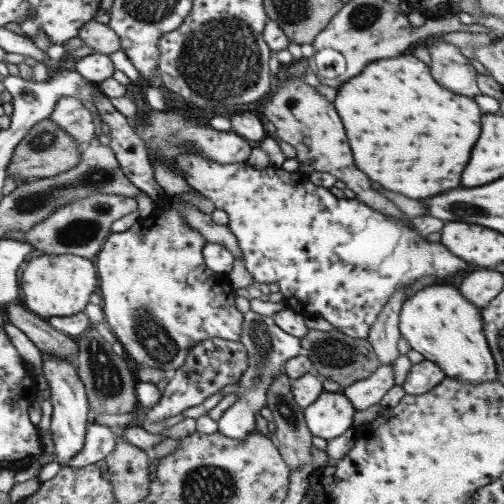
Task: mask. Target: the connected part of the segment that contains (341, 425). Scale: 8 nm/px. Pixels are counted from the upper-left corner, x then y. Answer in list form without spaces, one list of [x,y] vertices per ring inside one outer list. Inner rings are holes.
[[[343,390],[322,391],[320,396],[303,409],[307,427],[314,436],[328,441],[344,434],[353,427],[355,406]]]

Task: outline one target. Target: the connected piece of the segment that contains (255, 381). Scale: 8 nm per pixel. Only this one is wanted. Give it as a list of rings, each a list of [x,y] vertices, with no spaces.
[[[248,311],[244,315],[242,338],[243,345],[246,347],[247,353],[249,354],[249,365],[247,369],[243,372],[242,378],[239,379],[238,384],[240,384],[240,389],[238,392],[234,392],[239,396],[239,399],[228,408],[220,419],[217,421],[218,431],[220,431],[224,436],[242,441],[243,438],[249,436],[256,432],[256,413],[260,413],[260,409],[266,405],[267,406],[267,390],[272,384],[274,377],[277,377],[278,373],[284,373],[283,366],[286,361],[291,358],[306,354],[303,346],[300,345],[300,339],[284,332],[274,321],[272,316],[263,316],[253,311]]]

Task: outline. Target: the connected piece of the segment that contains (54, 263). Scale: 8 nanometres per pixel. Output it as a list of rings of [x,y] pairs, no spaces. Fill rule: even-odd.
[[[40,254],[25,262],[20,270],[19,300],[34,314],[48,317],[69,317],[81,313],[88,306],[92,294],[98,292],[97,268],[91,259],[74,254]]]

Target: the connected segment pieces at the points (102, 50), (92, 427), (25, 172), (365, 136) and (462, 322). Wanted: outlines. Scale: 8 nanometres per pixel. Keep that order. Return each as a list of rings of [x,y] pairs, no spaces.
[[[94,19],[82,26],[78,31],[78,38],[94,53],[110,55],[120,51],[120,40],[114,30],[111,30],[107,24],[96,22]]]
[[[96,422],[88,423],[85,430],[85,443],[82,450],[68,462],[71,468],[89,466],[104,460],[114,450],[115,436],[118,428],[99,425]]]
[[[47,118],[36,123],[16,145],[7,168],[7,174],[13,174],[19,182],[30,177],[42,179],[56,176],[77,166],[82,151],[83,149],[79,150],[79,144],[73,139],[73,136]]]
[[[414,55],[370,62],[356,78],[344,82],[333,104],[344,122],[356,166],[386,190],[408,198],[428,198],[460,186],[472,146],[480,138],[482,112],[472,98],[452,94],[434,82],[430,70]]]
[[[450,283],[433,284],[407,298],[399,316],[401,337],[425,359],[435,362],[446,377],[475,385],[497,379],[498,373],[487,338],[482,330],[482,313],[458,287]]]

